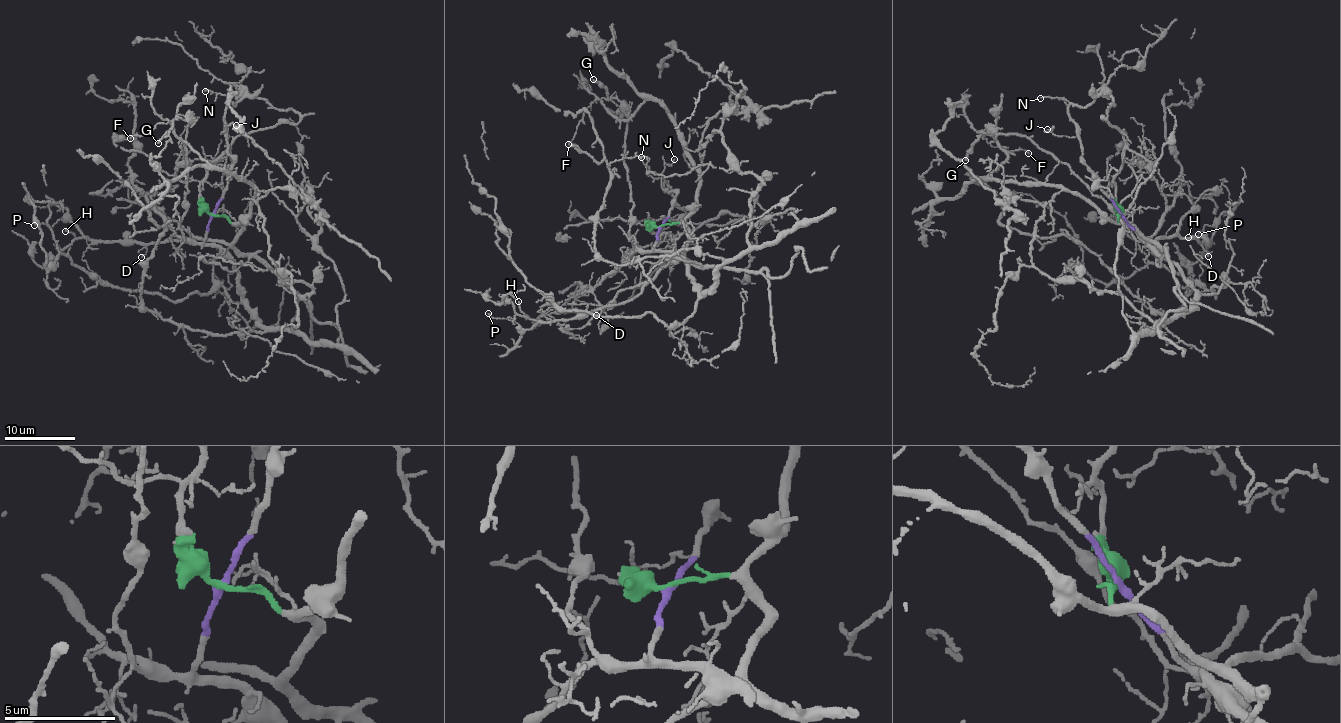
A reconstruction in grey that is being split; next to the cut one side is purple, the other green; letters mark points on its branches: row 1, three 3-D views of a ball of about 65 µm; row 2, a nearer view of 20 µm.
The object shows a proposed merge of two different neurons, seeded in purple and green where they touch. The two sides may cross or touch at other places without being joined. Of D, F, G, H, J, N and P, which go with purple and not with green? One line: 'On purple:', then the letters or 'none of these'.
On purple: F, G, J, N

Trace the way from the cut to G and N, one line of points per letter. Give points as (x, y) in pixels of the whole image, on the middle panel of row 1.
G: (660, 226), (649, 251), (629, 236), (634, 223), (624, 142), (627, 109), (593, 79)
N: (660, 226), (671, 209), (675, 192), (666, 191), (664, 179), (653, 177), (641, 156)

